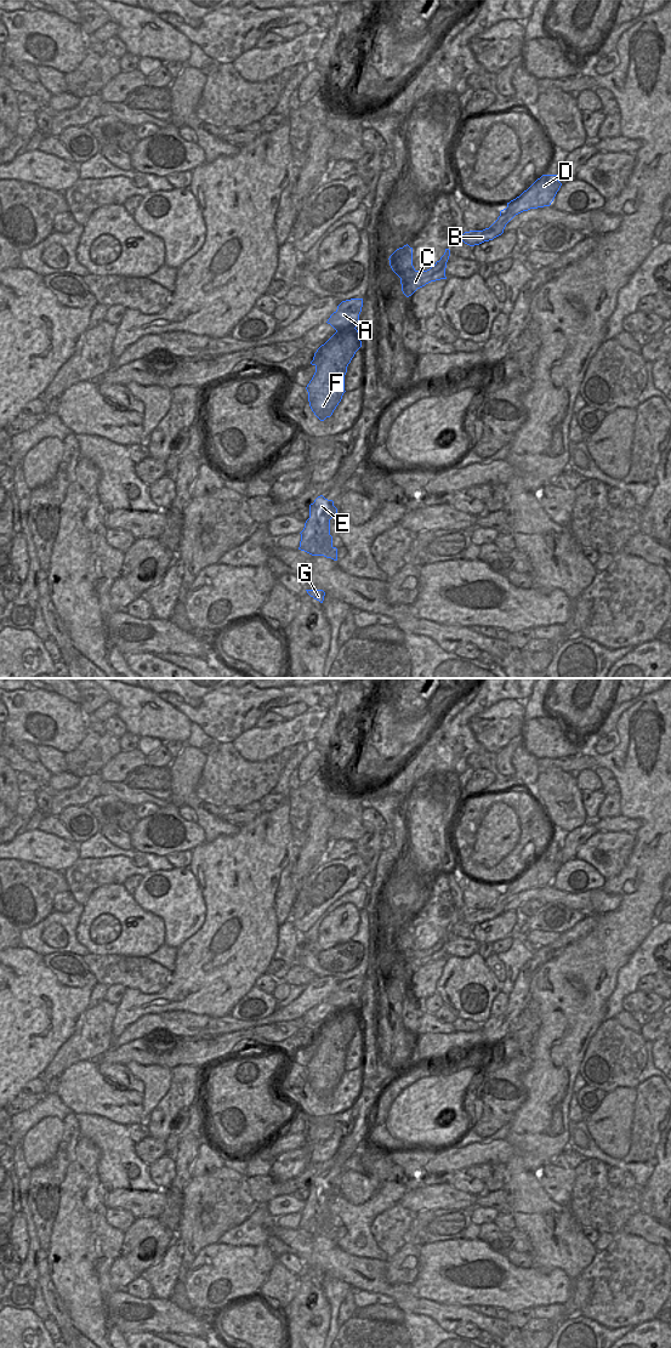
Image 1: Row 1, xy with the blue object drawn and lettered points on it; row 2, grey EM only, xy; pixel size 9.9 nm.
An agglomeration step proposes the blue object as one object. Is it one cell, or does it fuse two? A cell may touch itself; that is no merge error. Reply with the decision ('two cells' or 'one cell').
two cells

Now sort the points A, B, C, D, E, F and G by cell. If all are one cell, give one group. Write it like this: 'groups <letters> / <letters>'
groups A B C D / E F G

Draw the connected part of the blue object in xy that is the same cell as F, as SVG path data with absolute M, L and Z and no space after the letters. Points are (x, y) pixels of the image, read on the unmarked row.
M347 1007L336 1011L314 1033L311 1043L315 1052L306 1069L309 1086L320 1100L330 1097L341 1081L347 1046L360 1026L358 1009Z

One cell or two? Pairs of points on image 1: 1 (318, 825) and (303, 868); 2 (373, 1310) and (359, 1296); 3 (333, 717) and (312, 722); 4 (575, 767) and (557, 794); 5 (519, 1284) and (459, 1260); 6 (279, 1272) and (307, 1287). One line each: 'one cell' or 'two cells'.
1: one cell
2: two cells
3: two cells
4: two cells
5: one cell
6: two cells

